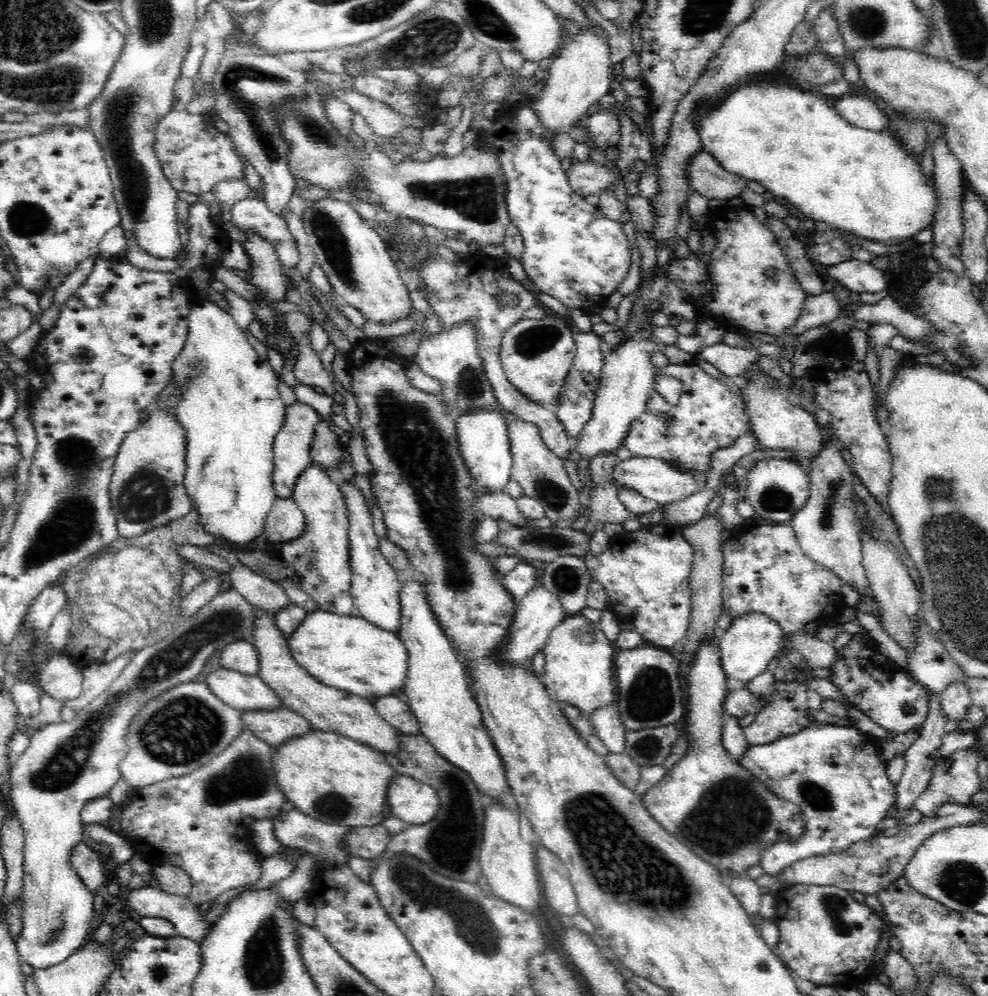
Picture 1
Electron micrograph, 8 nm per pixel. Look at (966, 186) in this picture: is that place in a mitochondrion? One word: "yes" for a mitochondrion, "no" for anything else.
no

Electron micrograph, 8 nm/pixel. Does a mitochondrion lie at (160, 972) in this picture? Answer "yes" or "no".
yes

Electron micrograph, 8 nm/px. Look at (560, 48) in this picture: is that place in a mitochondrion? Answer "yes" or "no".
no

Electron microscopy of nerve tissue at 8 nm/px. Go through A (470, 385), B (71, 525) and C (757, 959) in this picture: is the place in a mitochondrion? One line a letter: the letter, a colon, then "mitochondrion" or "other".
A: mitochondrion
B: mitochondrion
C: other

